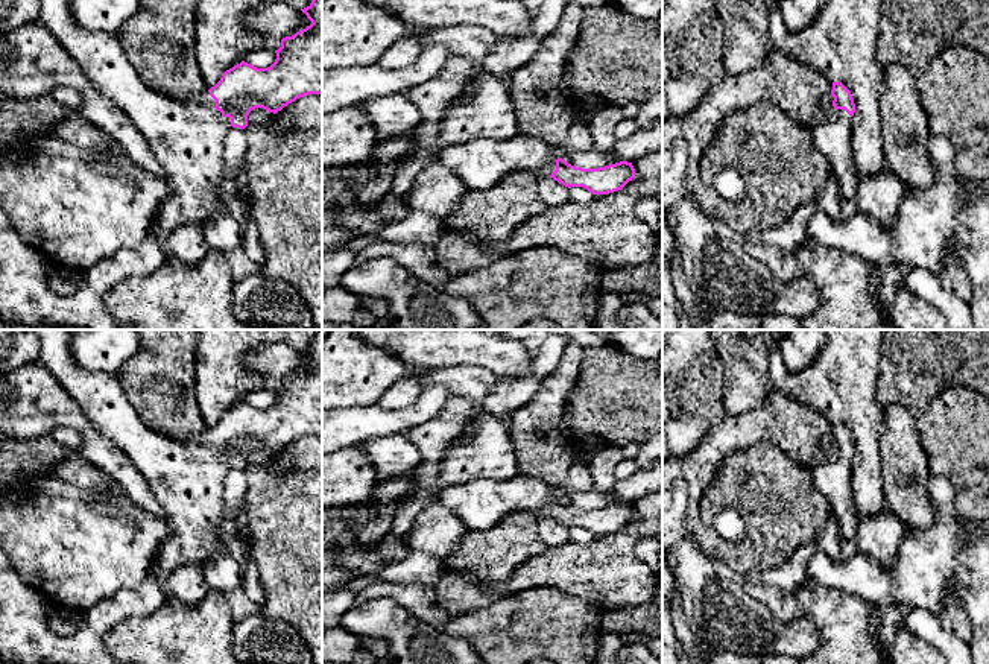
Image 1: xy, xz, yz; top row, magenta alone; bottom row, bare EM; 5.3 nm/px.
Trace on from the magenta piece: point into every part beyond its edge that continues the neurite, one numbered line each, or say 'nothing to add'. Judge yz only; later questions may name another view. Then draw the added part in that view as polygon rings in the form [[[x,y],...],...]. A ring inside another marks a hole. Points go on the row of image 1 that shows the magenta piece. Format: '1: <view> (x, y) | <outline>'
1: yz (833, 137) | [[[834,109],[823,122],[811,128],[813,144],[825,157],[837,175],[840,213],[855,216],[858,210],[857,170],[852,150],[852,115]]]

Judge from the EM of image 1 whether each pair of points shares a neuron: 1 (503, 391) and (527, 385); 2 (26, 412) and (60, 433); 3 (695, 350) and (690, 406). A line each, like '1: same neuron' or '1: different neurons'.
1: same neuron
2: different neurons
3: same neuron

